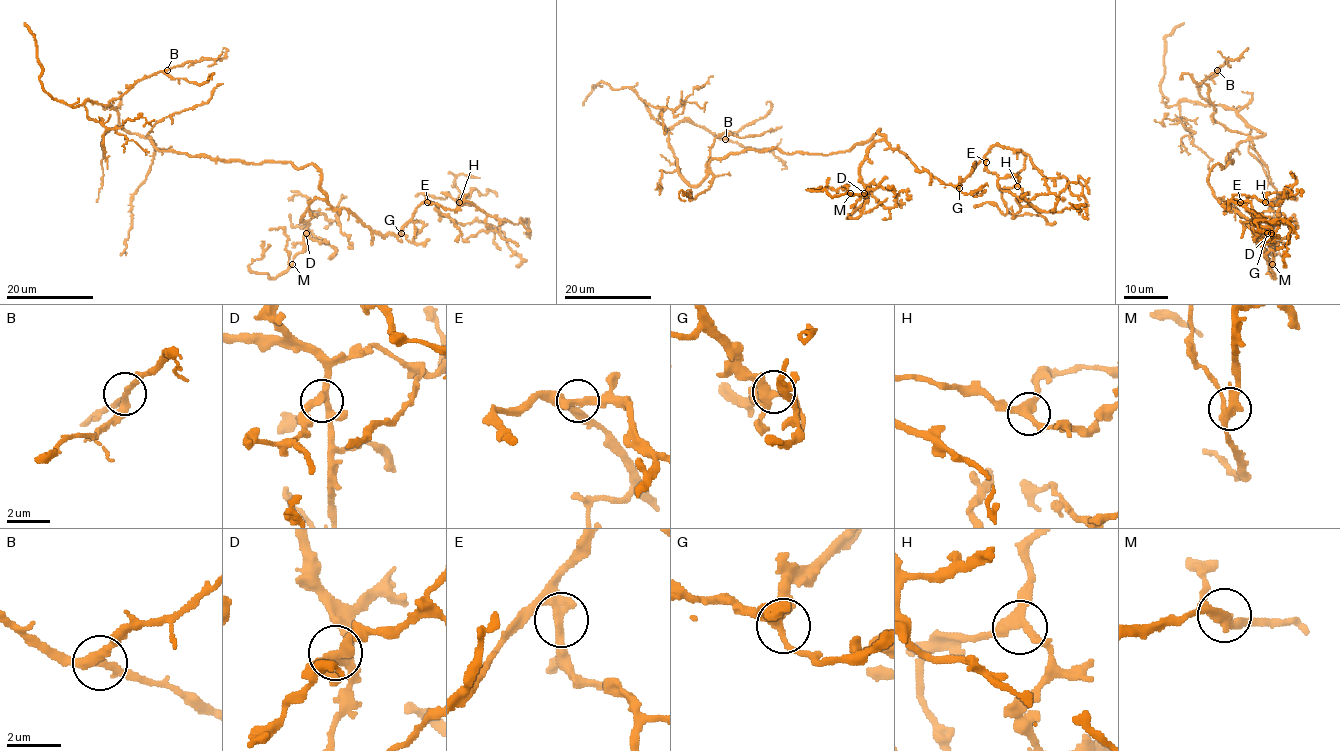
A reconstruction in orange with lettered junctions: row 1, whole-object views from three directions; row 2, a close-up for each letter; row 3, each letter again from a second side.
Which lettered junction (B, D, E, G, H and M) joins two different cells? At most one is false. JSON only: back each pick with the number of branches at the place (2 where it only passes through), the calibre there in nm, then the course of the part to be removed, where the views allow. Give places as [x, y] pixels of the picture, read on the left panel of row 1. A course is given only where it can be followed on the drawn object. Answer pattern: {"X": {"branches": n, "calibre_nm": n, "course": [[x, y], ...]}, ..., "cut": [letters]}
{"cut": []}

